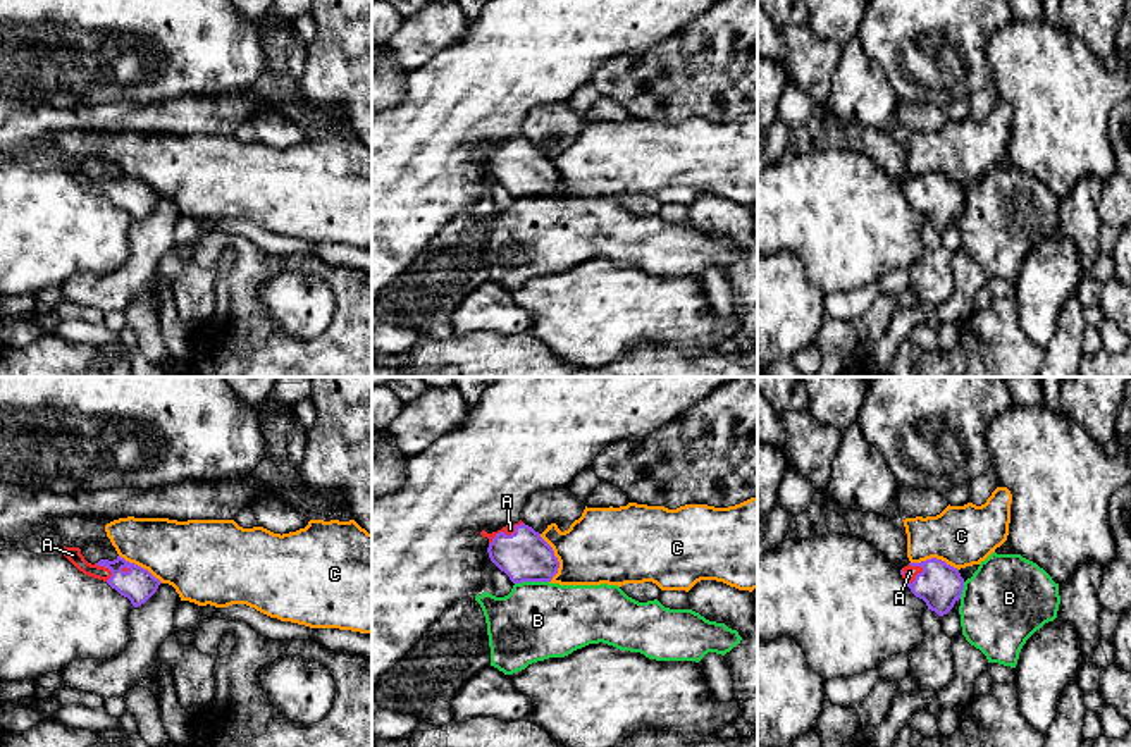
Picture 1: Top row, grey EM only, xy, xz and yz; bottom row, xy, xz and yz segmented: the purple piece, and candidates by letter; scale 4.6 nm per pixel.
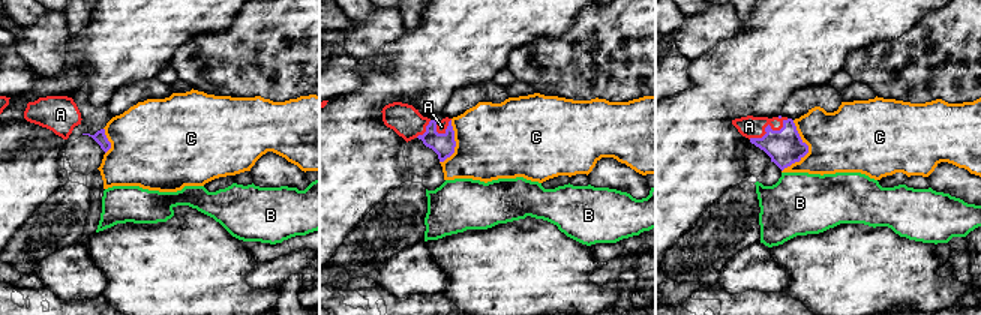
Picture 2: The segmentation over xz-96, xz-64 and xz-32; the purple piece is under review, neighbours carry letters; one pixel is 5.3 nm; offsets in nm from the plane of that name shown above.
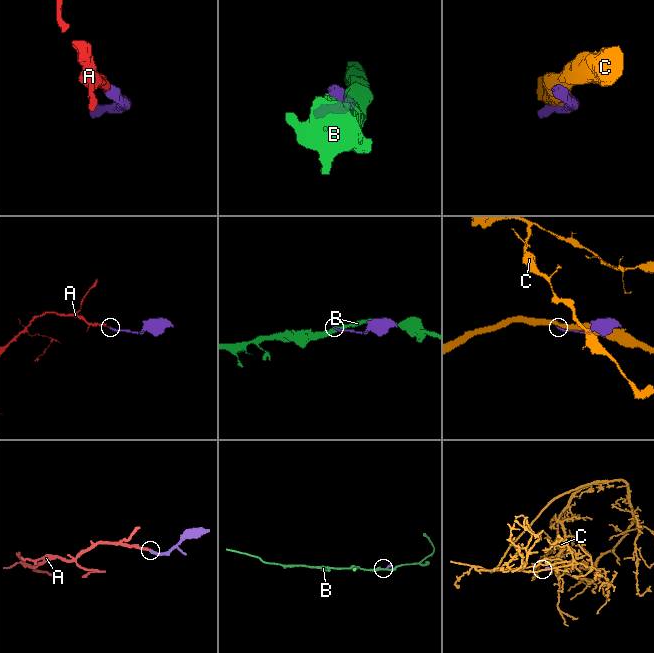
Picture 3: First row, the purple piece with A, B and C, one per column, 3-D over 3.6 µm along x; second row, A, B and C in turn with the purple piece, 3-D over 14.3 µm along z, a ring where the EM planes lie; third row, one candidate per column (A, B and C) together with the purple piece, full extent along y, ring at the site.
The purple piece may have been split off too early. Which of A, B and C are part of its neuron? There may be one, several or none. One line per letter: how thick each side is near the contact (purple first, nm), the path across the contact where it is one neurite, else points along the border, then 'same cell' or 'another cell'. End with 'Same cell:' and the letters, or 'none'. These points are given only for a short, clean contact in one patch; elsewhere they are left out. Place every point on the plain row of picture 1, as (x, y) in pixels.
A: calibres 240 and 50 nm; way xz (524, 171), (505, 148), (510, 143); same cell
B: calibres 240 and 360 nm; another cell
C: calibres 240 and 360 nm; another cell
Same cell: A

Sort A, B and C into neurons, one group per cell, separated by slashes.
A / B / C

